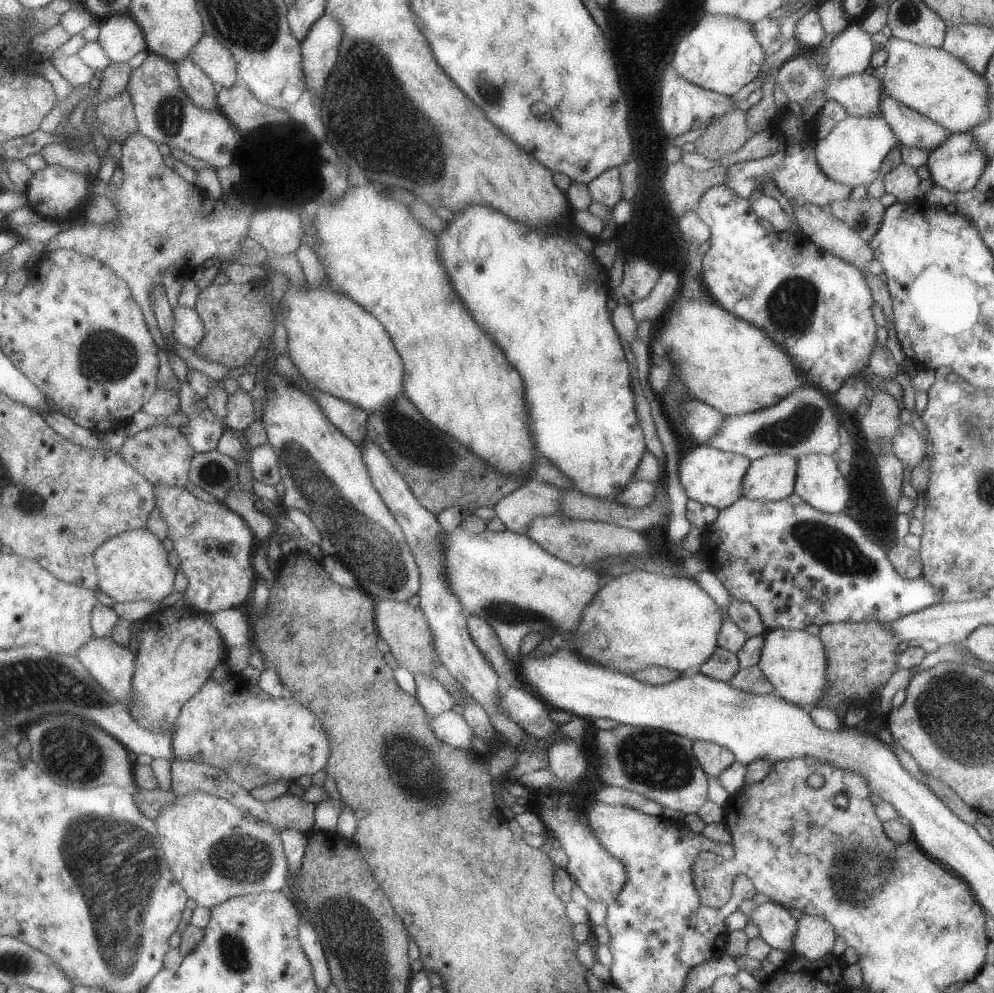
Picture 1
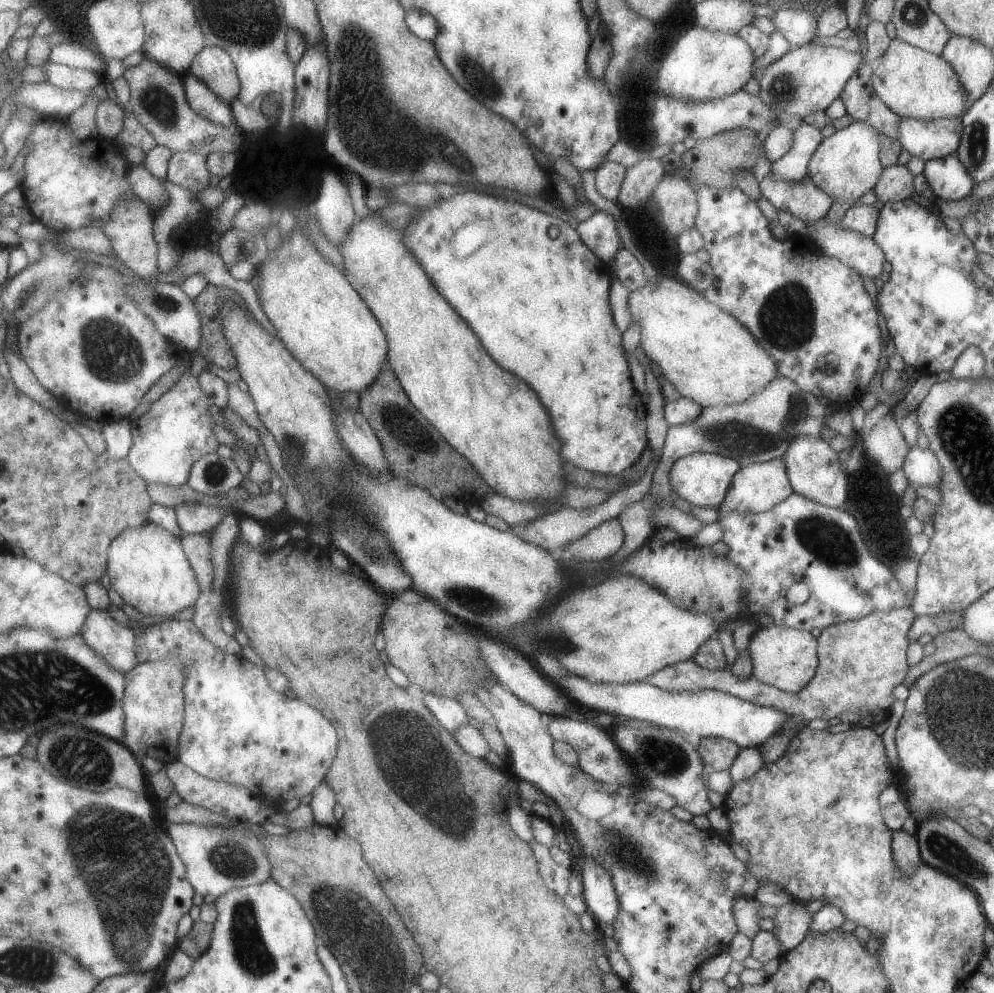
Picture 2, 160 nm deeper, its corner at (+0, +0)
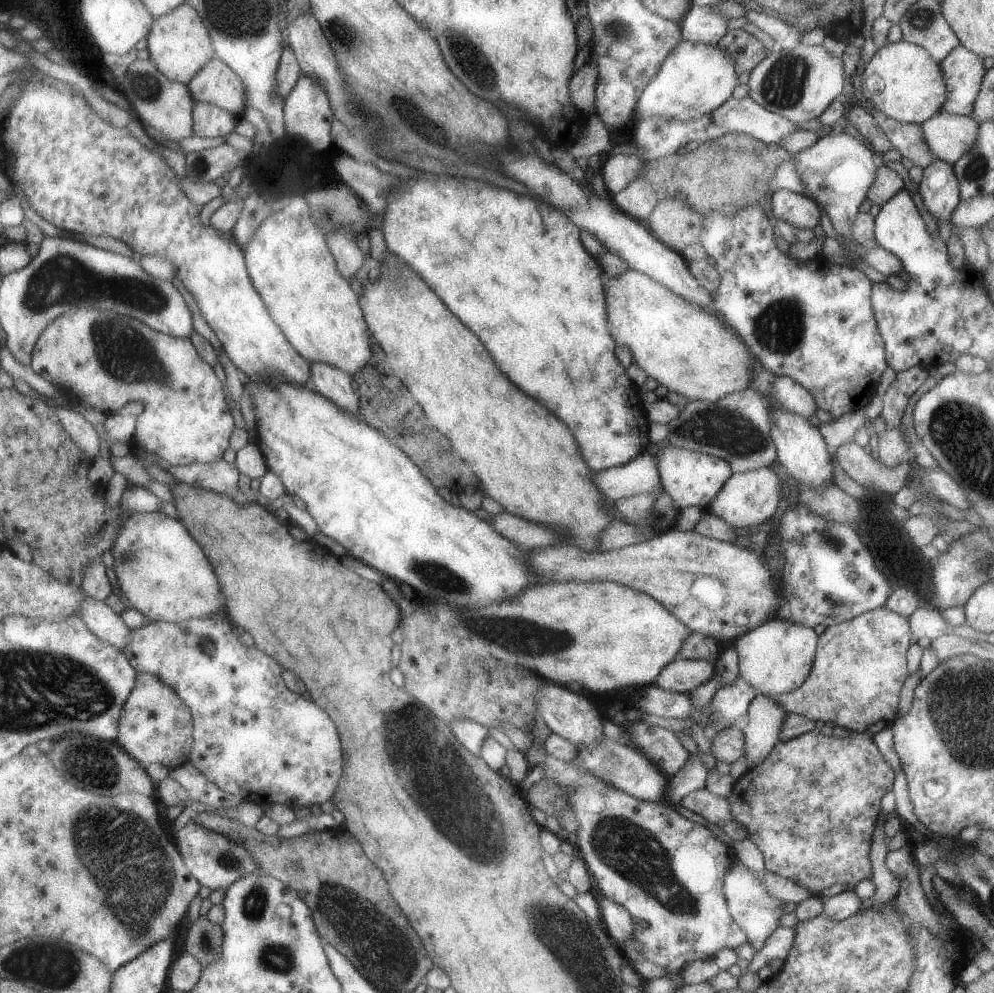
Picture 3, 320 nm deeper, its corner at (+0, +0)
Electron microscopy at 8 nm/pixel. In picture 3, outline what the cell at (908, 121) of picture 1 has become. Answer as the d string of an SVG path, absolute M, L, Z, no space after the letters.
M940 112L922 125L928 148L937 160L954 165L976 142L978 124L973 117Z

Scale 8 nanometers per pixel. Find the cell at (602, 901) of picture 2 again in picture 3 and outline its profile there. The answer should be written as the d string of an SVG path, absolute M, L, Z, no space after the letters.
M599 893L597 895L599 896L601 916L606 923L608 932L617 940L622 948L626 942L634 939L634 919L623 906L612 902L609 898L599 895Z

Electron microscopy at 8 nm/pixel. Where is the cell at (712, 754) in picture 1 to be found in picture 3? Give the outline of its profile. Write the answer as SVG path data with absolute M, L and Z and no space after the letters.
M735 725L711 736L711 742L717 762L732 764L744 757L744 734Z

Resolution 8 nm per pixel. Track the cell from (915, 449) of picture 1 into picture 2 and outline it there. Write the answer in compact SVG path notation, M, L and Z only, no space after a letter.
M916 444L909 449L902 467L909 484L936 488L940 488L942 484L942 465L930 449L922 449Z

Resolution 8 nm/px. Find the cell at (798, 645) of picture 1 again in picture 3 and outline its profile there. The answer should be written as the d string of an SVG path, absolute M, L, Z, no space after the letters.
M773 617L755 630L746 632L734 644L734 651L740 658L740 676L762 695L774 697L774 694L793 692L806 683L812 671L818 638L812 627Z

